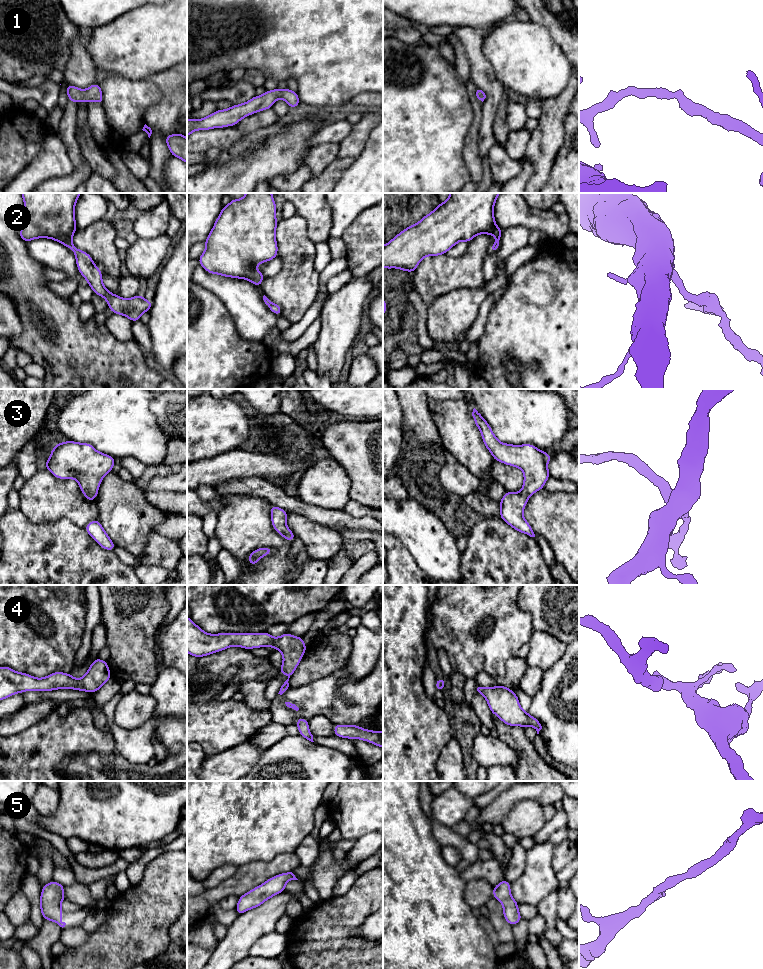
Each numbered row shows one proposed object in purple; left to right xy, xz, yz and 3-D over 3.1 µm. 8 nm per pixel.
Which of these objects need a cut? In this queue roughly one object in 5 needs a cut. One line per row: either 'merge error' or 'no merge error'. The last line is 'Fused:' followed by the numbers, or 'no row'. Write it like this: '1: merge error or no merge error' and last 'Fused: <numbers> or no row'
1: no merge error
2: no merge error
3: no merge error
4: no merge error
5: no merge error
Fused: no row

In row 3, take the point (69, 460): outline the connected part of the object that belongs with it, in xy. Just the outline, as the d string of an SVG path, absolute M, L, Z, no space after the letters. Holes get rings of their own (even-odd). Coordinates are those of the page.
M67 440L55 444L43 466L58 479L76 479L86 499L94 501L102 478L112 471L115 461L89 443Z

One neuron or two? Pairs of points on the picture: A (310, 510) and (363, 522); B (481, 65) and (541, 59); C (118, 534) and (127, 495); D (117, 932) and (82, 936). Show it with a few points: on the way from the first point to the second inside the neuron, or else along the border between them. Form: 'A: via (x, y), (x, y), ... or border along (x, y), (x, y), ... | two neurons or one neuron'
A: via (323, 516), (350, 522) | one neuron
B: border along (482, 42), (482, 51), (502, 85) | two neurons
C: via (125, 524), (125, 505) | one neuron
D: border along (91, 933), (82, 943), (69, 947) | two neurons

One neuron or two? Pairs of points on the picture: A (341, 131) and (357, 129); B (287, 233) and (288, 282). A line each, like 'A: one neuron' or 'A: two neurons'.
A: two neurons
B: one neuron

